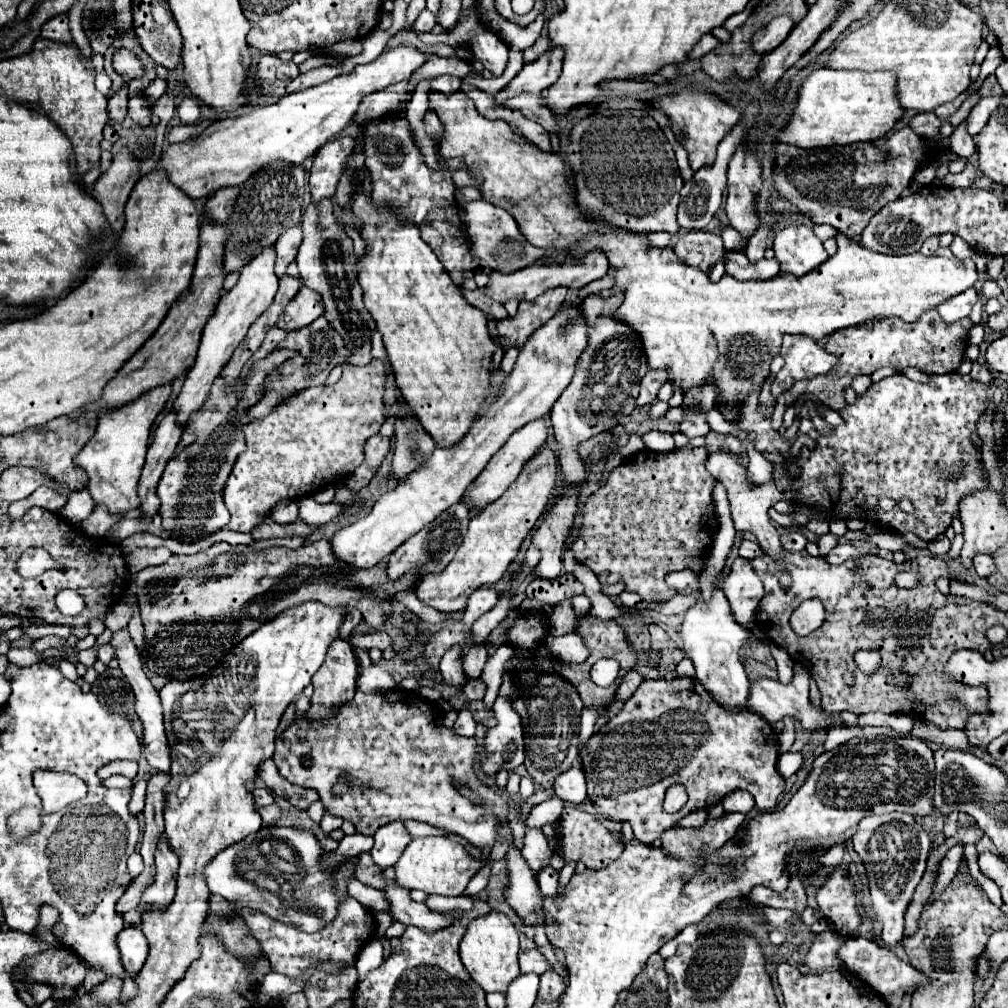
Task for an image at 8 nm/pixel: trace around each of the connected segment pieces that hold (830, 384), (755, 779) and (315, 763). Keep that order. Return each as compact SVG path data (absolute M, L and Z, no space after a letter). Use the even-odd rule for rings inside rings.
M927 310L927 314L921 316L921 322L915 324L901 322L901 318L881 318L873 322L863 322L861 326L835 330L833 334L829 334L825 350L835 354L839 362L829 374L805 382L805 394L813 394L825 406L841 410L845 406L845 388L851 386L853 378L861 374L871 376L877 368L891 366L897 368L897 372L903 372L905 368L919 368L921 372L929 374L955 372L965 358L967 334L971 326L973 322L969 318L963 318L955 324L945 324L935 310Z
M675 678L671 682L645 680L625 702L623 710L591 736L587 750L581 752L583 772L587 776L587 794L591 796L597 810L605 818L631 822L635 838L645 844L655 842L665 830L677 826L679 820L689 812L719 804L725 794L733 790L747 790L755 798L759 810L773 810L777 796L785 788L785 780L777 772L777 758L777 732L769 722L765 722L765 718L747 708L723 708L695 678ZM675 782L685 786L689 800L677 814L667 814L663 812L663 796L665 790Z
M357 690L355 698L351 702L345 702L341 710L325 724L299 718L277 738L275 744L275 764L281 776L285 776L293 784L317 790L323 806L331 814L353 822L355 830L361 834L371 836L383 824L411 818L427 822L439 830L445 830L447 834L457 834L479 850L489 850L495 846L501 826L509 826L509 804L497 788L491 788L477 778L475 758L475 738L463 738L455 734L453 728L447 728L443 724L443 710L437 704L427 702L417 692L409 690L405 692L405 702L389 702L387 696L381 692L365 694ZM397 734L407 734L407 740L393 740ZM453 782L461 782L461 786L467 786L481 802L475 804L457 786L453 786Z

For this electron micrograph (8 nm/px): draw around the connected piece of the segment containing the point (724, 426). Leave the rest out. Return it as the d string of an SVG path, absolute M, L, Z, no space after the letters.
M716 408L707 412L706 416L707 423L709 424L711 430L721 433L721 434L733 434L738 438L745 438L746 434L744 430L733 426L733 424L728 424L727 421L724 420L722 414Z

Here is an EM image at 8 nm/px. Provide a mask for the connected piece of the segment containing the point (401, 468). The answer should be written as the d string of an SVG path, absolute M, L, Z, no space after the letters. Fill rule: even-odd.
M395 422L397 444L393 450L393 476L403 480L433 452L435 442L417 422Z

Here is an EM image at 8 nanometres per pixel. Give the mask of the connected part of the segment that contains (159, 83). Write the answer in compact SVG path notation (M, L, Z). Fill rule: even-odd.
M155 78L149 86L147 86L147 90L145 90L145 96L149 98L149 100L157 100L159 96L163 96L165 94L165 90L167 90L167 82L163 80L163 78Z

